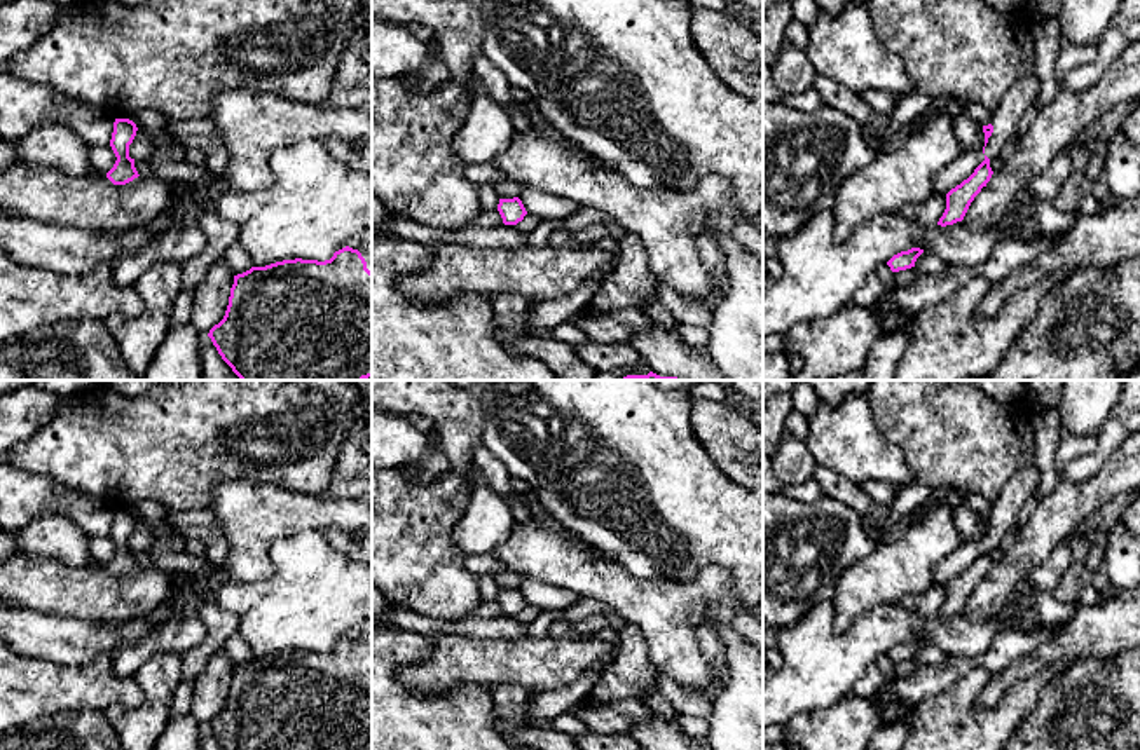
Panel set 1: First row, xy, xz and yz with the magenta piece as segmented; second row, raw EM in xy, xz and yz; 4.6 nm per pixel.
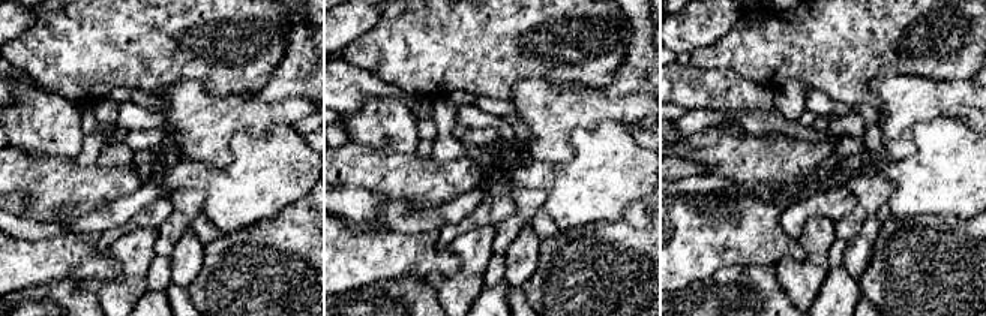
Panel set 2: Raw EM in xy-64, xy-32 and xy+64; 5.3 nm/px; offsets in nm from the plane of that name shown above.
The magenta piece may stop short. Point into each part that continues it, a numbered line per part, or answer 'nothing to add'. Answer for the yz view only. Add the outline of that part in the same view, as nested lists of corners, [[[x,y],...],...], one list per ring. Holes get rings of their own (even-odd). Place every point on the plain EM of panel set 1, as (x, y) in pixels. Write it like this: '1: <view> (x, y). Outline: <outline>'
nothing to add

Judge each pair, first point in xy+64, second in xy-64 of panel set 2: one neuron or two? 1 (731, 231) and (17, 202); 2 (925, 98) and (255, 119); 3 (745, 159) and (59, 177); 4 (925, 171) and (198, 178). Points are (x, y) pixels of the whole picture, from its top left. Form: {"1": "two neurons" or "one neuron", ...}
{"1": "two neurons", "2": "one neuron", "3": "one neuron", "4": "one neuron"}

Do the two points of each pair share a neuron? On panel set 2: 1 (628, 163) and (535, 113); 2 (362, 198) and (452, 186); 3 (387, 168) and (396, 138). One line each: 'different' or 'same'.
1: different
2: different
3: different

